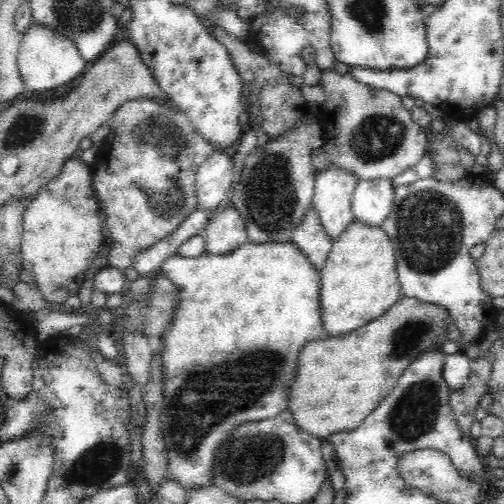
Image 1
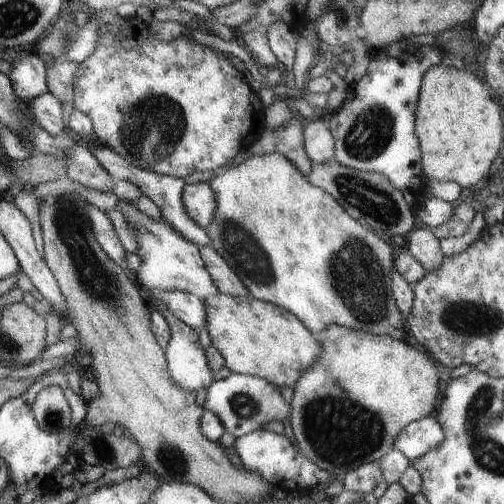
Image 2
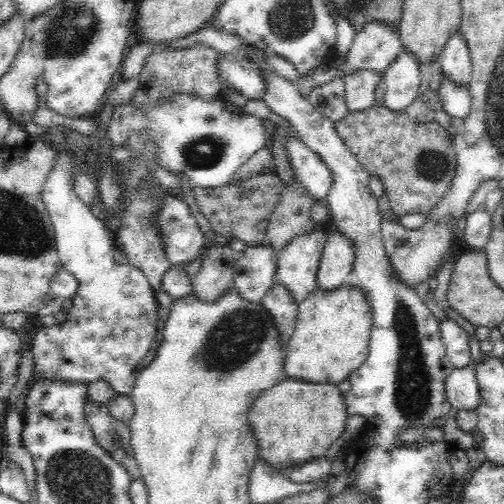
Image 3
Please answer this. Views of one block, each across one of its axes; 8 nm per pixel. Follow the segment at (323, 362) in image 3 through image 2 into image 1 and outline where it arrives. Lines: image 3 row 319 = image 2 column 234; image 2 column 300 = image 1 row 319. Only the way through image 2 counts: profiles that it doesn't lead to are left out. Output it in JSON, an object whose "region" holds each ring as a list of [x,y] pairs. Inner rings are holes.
{"region":[[[352,222],[332,244],[330,256],[320,270],[320,316],[328,338],[352,334],[360,326],[376,322],[402,300],[394,244],[382,226]]]}

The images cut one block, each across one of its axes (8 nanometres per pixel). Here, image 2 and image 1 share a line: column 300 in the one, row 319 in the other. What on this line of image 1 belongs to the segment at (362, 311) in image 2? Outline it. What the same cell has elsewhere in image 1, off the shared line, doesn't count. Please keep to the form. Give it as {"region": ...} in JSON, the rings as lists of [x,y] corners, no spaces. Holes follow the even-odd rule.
{"region":[[[246,242],[238,250],[226,254],[226,256],[216,256],[216,254],[202,254],[200,258],[184,258],[184,256],[172,256],[168,258],[162,268],[158,270],[164,278],[170,278],[172,284],[178,288],[178,306],[174,310],[174,318],[164,332],[164,346],[162,346],[162,374],[164,374],[164,384],[162,384],[162,414],[160,414],[160,424],[162,424],[162,436],[164,436],[164,446],[166,446],[166,458],[168,458],[168,476],[178,482],[186,492],[194,488],[204,488],[212,486],[212,470],[214,470],[214,454],[218,452],[218,446],[230,438],[230,432],[242,426],[244,422],[264,422],[270,418],[276,418],[278,414],[288,410],[288,398],[290,398],[290,388],[296,374],[292,374],[298,366],[298,354],[302,352],[304,346],[308,346],[314,340],[328,338],[326,330],[322,328],[322,316],[320,316],[320,270],[314,268],[314,264],[294,246],[292,242],[268,242],[268,244],[252,244]]]}

